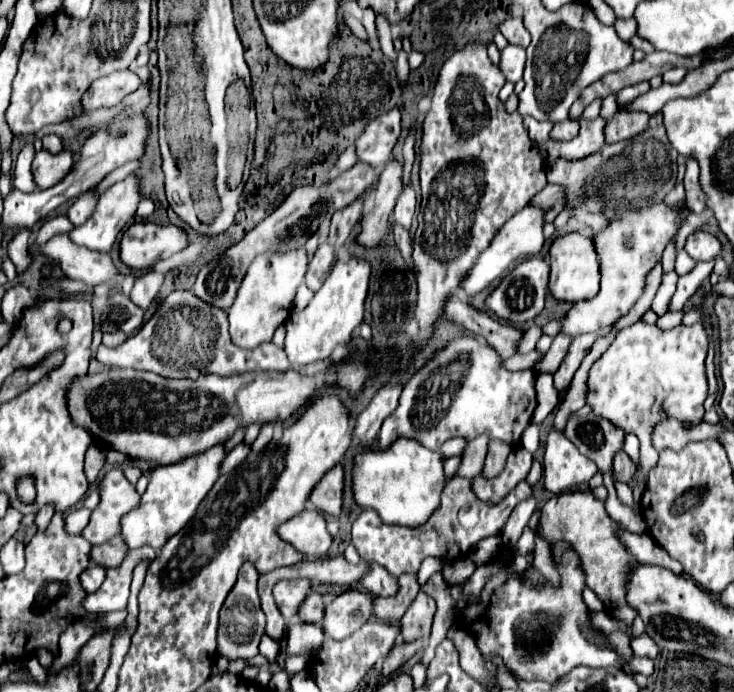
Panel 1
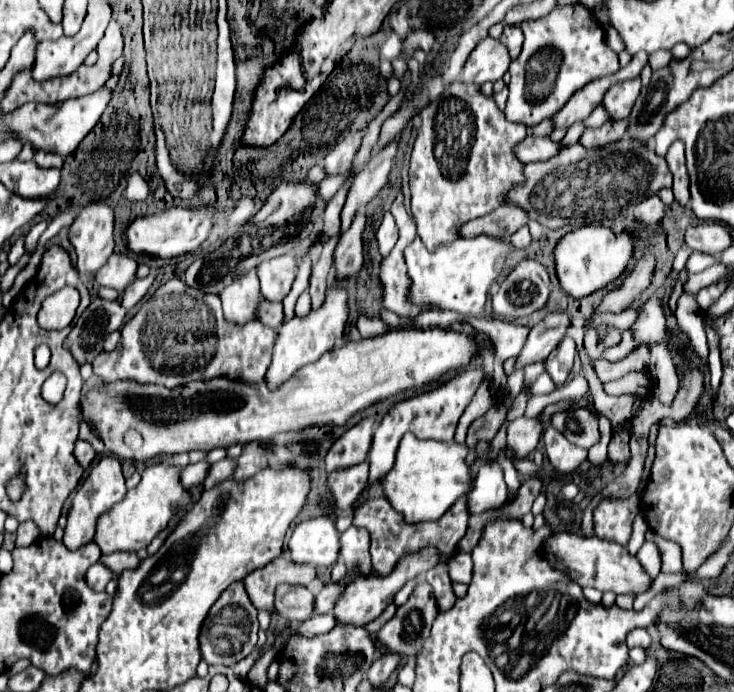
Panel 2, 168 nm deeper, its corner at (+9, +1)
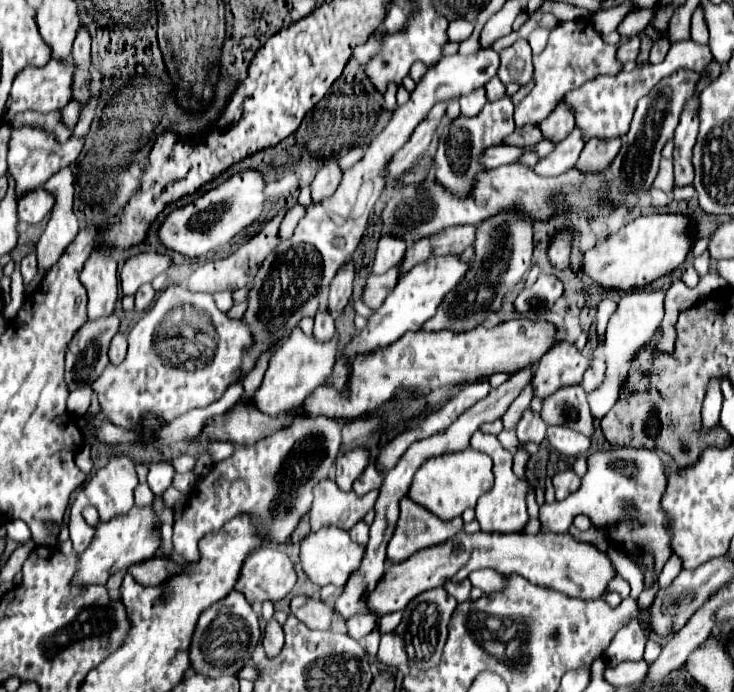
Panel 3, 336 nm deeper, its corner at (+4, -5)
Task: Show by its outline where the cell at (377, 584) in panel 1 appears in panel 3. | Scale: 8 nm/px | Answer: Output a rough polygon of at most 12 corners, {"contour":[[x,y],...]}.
{"contour":[[358,521],[350,529],[352,541],[368,543],[368,525]]}

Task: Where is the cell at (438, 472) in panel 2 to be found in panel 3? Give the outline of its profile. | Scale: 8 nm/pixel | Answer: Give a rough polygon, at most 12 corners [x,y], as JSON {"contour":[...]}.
{"contour":[[490,455],[428,459],[408,497],[440,519],[476,507],[494,483]]}

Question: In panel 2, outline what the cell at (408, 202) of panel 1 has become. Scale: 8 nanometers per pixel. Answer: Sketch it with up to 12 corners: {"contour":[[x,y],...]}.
{"contour":[[387,211],[379,231],[379,251],[383,257],[389,255],[399,229],[393,215]]}

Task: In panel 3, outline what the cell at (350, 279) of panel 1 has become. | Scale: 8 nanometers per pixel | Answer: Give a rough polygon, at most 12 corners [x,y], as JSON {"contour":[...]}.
{"contour":[[296,327],[272,353],[252,407],[268,417],[304,403],[332,373],[338,337]]}

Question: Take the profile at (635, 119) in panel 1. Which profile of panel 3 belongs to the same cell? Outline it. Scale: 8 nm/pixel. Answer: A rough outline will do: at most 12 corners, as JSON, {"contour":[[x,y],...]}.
{"contour":[[590,139],[576,167],[602,173],[620,151],[620,139]]}

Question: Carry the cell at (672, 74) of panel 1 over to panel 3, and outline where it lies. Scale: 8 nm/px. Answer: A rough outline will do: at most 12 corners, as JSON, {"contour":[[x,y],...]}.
{"contour":[[700,5],[690,19],[690,37],[696,43],[708,43],[704,11]]}

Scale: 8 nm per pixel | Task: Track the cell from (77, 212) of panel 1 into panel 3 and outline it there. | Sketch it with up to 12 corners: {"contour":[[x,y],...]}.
{"contour":[[34,255],[22,259],[20,273],[24,285],[34,279],[38,263]]}

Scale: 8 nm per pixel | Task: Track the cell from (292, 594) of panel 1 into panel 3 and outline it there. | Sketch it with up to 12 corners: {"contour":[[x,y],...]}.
{"contour":[[296,595],[290,613],[310,629],[330,629],[334,611]]}

